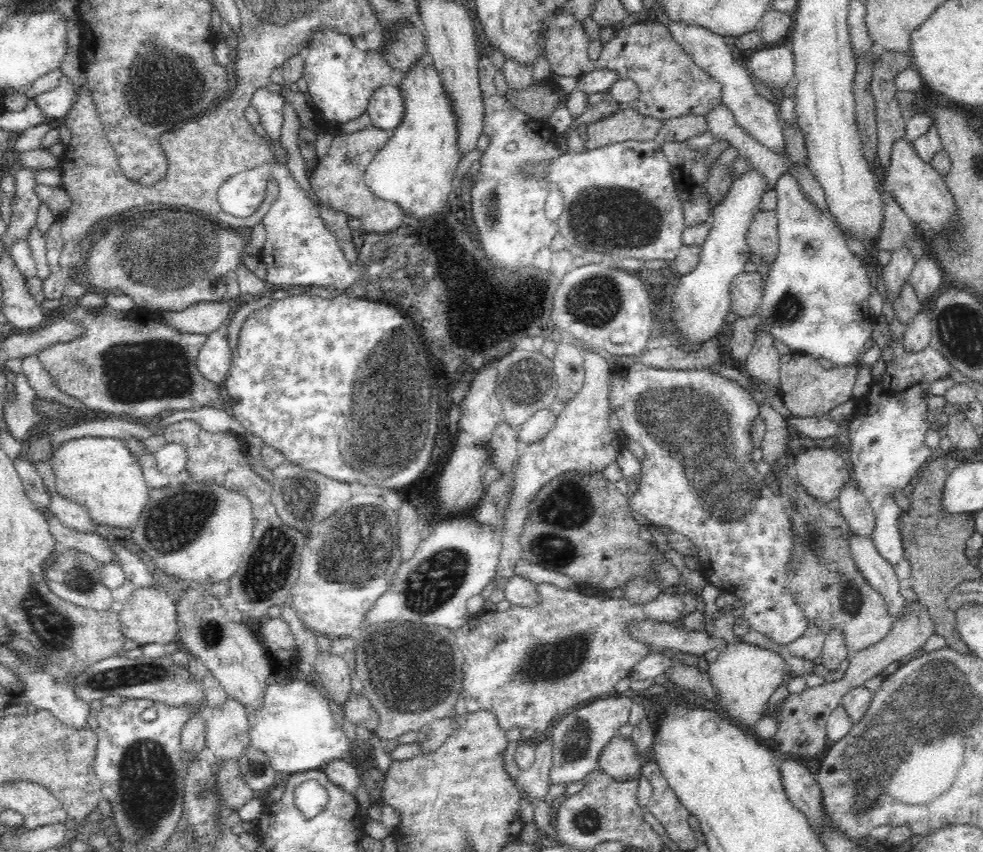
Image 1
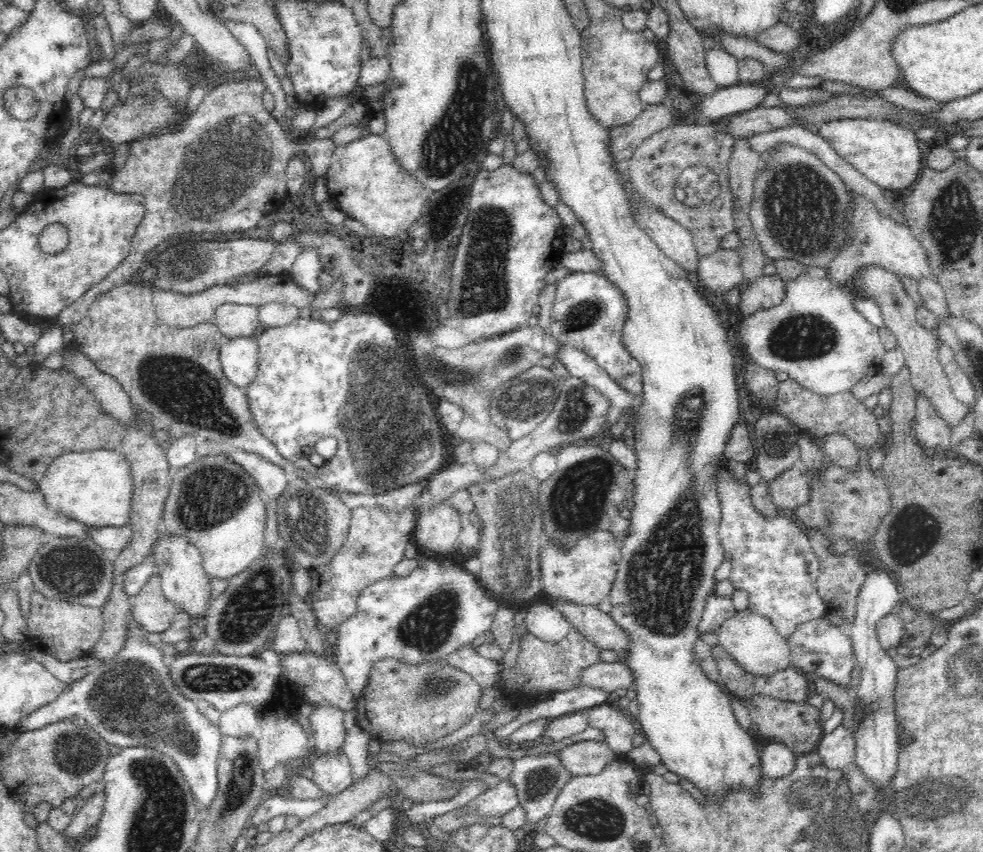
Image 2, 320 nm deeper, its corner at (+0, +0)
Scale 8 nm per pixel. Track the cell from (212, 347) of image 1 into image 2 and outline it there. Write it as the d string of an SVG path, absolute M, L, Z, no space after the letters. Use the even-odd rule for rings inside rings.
M233 337L220 346L220 366L224 376L245 389L256 377L257 346L254 337Z

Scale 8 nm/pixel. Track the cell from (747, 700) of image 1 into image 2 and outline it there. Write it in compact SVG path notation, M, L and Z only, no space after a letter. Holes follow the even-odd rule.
M750 610L738 611L732 618L724 620L717 632L718 642L732 656L737 664L754 676L770 678L776 672L791 665L788 641L782 639L776 627L763 616L753 614Z

